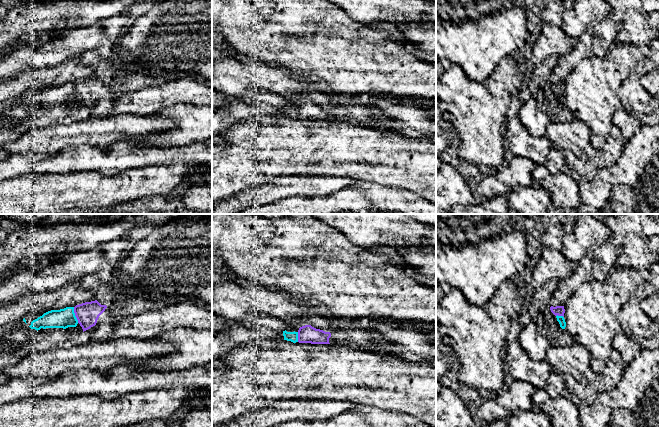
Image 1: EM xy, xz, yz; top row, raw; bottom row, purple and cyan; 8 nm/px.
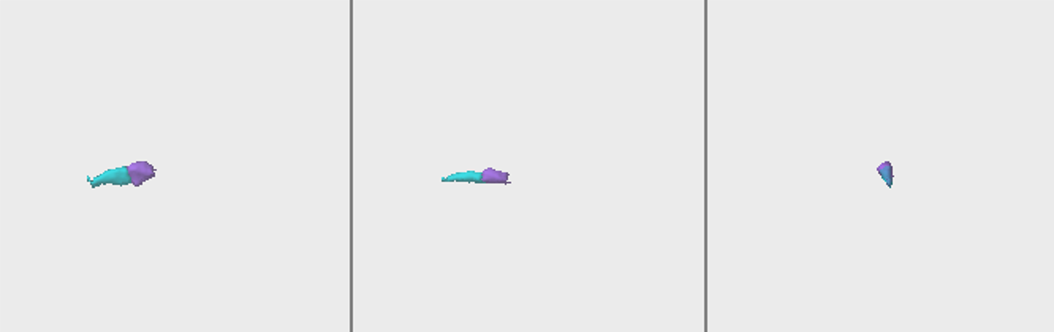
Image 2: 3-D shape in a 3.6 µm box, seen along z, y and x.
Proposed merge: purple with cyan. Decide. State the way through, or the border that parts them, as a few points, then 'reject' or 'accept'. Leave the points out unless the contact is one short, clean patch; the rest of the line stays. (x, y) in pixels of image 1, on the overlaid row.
across xy (87, 314), (75, 315), (63, 318) | accept

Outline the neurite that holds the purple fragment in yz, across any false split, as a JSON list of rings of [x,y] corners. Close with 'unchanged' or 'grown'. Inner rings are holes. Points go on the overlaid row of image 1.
[[[551,306],[550,310],[556,316],[557,321],[560,324],[560,327],[562,329],[565,329],[566,322],[565,322],[565,319],[564,319],[564,313],[565,313],[564,306],[556,306],[556,307]]] | grown

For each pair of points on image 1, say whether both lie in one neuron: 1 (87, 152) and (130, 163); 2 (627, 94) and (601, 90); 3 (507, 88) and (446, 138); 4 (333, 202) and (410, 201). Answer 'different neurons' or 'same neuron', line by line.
1: same neuron
2: different neurons
3: different neurons
4: same neuron

